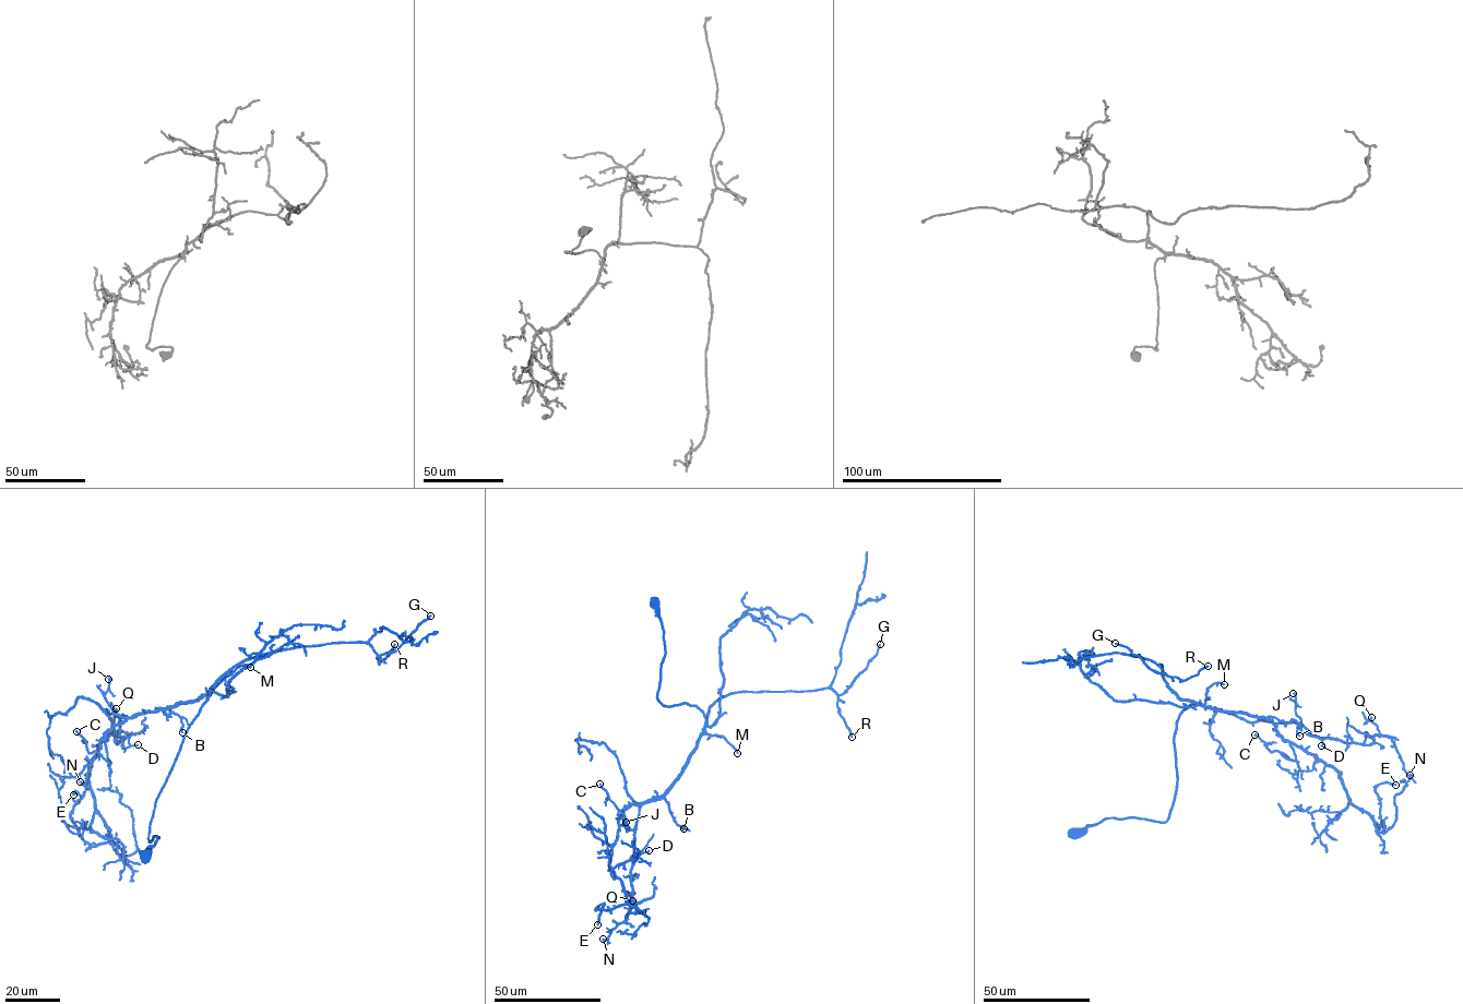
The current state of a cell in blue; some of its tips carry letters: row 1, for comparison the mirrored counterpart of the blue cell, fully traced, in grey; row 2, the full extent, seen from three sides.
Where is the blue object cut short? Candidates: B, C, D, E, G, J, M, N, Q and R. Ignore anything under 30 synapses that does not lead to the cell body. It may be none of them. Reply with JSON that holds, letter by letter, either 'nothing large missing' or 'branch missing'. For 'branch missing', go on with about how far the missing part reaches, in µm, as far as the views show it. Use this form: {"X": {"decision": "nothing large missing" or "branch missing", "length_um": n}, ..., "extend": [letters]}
{"B": {"decision": "nothing large missing"}, "C": {"decision": "nothing large missing"}, "D": {"decision": "nothing large missing"}, "E": {"decision": "nothing large missing"}, "G": {"decision": "branch missing", "length_um": 60}, "J": {"decision": "nothing large missing"}, "M": {"decision": "nothing large missing"}, "N": {"decision": "nothing large missing"}, "Q": {"decision": "nothing large missing"}, "R": {"decision": "branch missing", "length_um": 200}, "extend": ["G", "R"]}

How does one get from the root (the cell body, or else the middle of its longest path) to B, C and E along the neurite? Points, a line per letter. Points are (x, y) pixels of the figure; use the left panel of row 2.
B: (145, 855), (158, 837), (149, 841), (156, 800), (210, 691), (198, 700), (156, 709), (178, 715), (182, 732)
C: (145, 855), (158, 837), (149, 841), (156, 800), (210, 691), (115, 725), (103, 739), (109, 764), (76, 731)
E: (145, 855), (156, 800), (210, 691), (105, 733), (87, 780), (108, 841), (82, 838), (73, 795)

